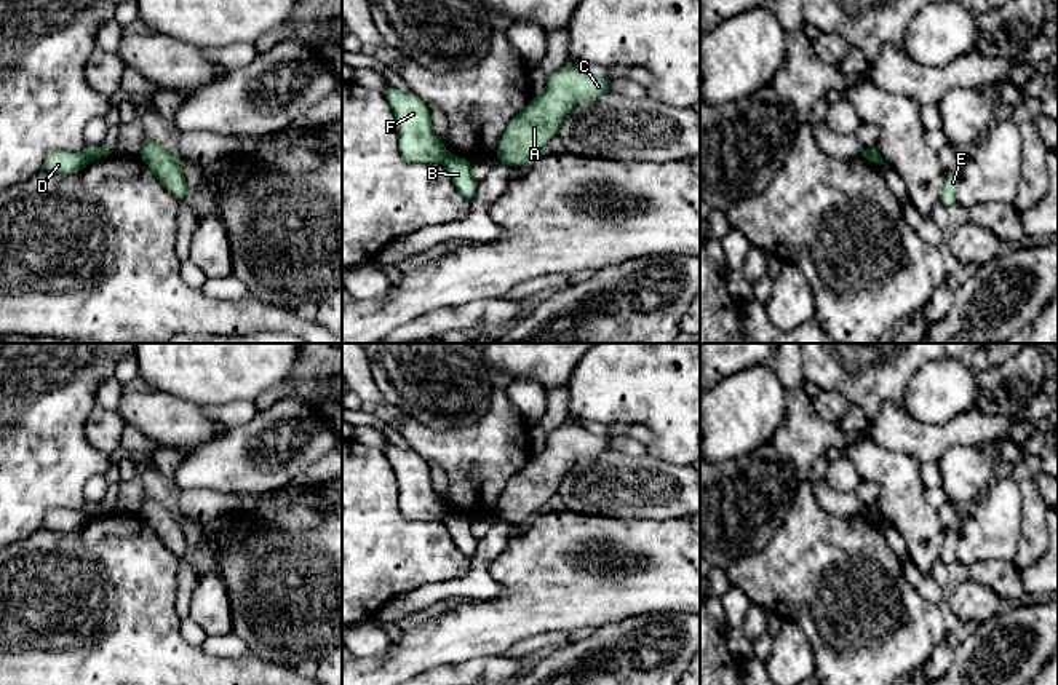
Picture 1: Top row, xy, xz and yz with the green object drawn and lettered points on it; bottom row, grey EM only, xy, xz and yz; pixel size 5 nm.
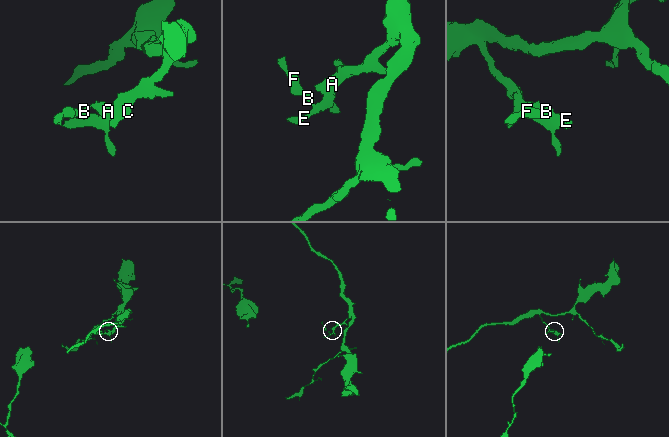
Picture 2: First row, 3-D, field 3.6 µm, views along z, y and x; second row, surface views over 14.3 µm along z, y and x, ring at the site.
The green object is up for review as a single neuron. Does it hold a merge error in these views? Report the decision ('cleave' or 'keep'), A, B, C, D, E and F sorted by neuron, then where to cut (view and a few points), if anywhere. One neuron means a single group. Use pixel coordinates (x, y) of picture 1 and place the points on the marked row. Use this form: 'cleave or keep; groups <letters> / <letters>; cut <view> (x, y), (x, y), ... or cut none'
cleave; groups A B C E / D F; cut xy (83, 152), (88, 160)

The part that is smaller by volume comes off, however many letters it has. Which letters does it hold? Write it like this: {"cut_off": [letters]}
{"cut_off": ["D", "F"]}

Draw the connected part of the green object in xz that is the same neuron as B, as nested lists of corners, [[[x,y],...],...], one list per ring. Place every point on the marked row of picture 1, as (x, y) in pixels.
[[[447,153],[443,161],[451,180],[457,192],[465,198],[471,200],[476,195],[478,184],[470,171],[471,161],[459,158],[457,155]]]

